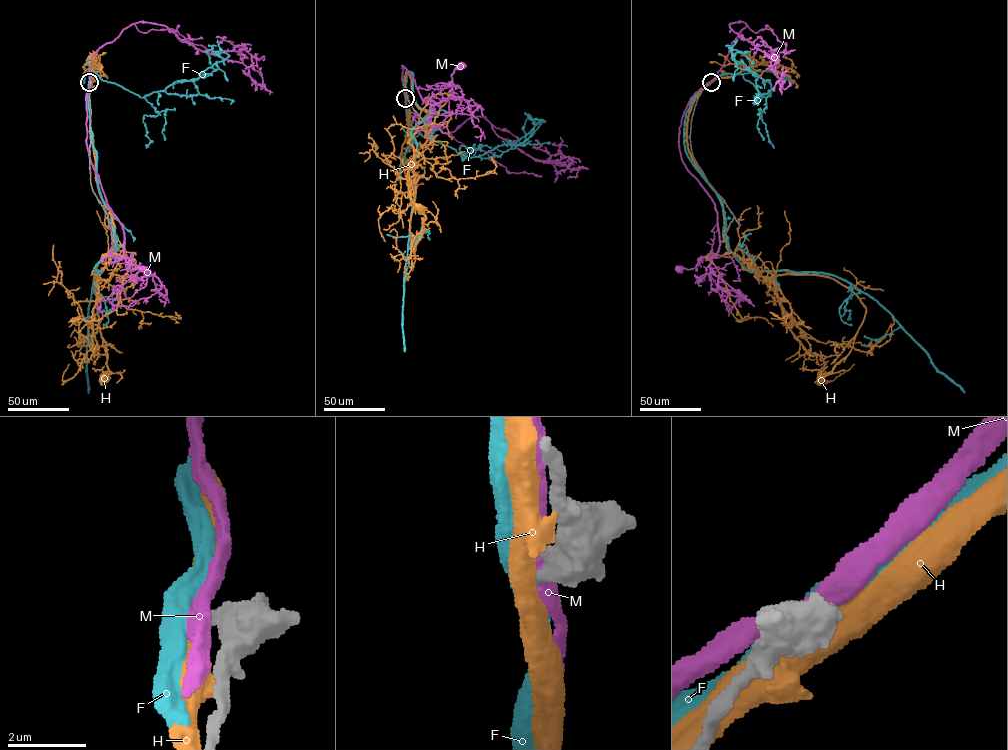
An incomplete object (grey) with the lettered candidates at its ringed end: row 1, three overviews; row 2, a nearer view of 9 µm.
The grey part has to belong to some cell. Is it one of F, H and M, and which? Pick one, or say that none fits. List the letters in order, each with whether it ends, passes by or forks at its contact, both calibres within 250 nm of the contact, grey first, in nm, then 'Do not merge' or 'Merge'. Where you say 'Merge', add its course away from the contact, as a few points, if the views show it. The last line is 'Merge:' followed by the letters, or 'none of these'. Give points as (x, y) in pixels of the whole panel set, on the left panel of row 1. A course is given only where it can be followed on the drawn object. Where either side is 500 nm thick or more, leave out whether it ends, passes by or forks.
F: Thickness 420 nm (grey) against 550 nm. Do not merge
H: Thickness 420 nm (grey) against 550 nm. Do not merge
M: Thickness 600 nm (grey) against 460 nm. Do not merge
Merge: none of these

